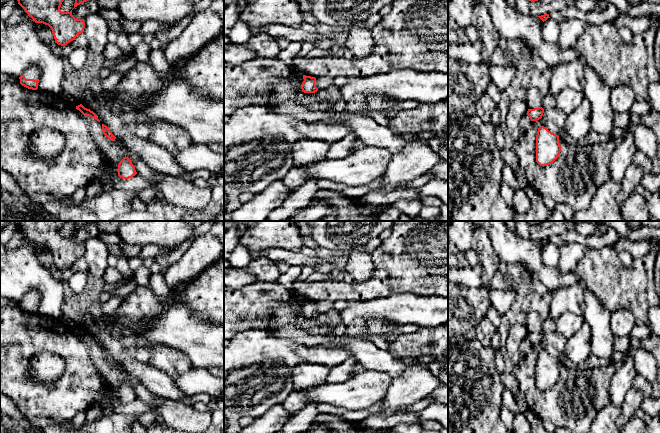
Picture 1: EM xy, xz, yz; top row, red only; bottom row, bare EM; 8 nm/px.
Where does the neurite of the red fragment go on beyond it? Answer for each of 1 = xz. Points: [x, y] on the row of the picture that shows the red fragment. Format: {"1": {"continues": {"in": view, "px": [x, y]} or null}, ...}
{"1": {"continues": null}}

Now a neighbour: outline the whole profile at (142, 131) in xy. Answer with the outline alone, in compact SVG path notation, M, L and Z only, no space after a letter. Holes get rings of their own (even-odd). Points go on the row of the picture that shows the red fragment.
M146 124L139 125L138 127L136 127L136 130L135 130L136 136L145 140L148 140L150 136L150 132L151 132L151 129Z

